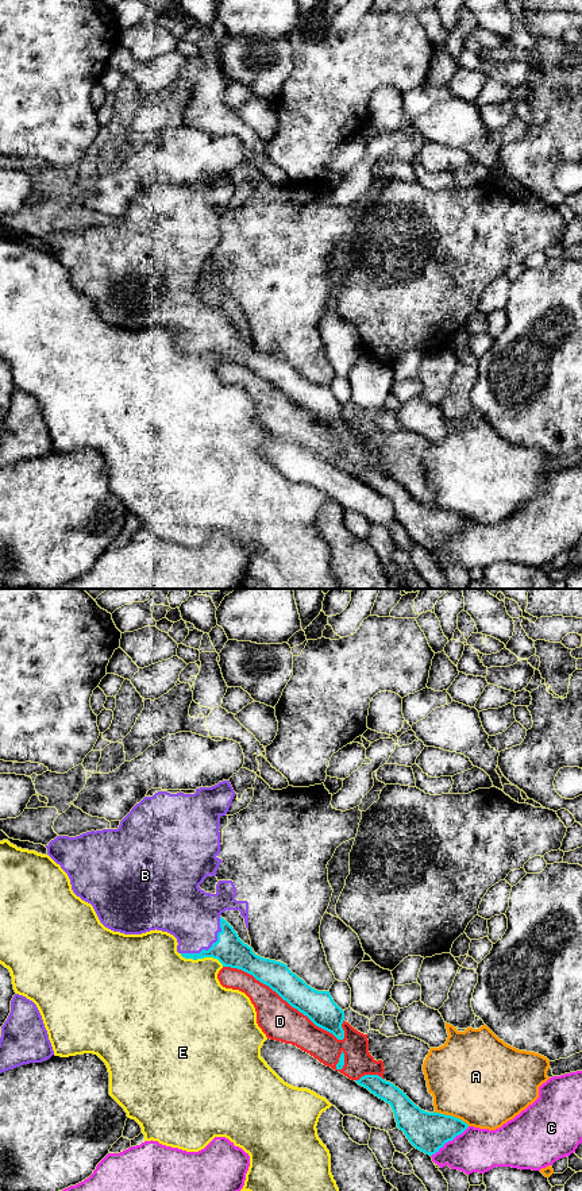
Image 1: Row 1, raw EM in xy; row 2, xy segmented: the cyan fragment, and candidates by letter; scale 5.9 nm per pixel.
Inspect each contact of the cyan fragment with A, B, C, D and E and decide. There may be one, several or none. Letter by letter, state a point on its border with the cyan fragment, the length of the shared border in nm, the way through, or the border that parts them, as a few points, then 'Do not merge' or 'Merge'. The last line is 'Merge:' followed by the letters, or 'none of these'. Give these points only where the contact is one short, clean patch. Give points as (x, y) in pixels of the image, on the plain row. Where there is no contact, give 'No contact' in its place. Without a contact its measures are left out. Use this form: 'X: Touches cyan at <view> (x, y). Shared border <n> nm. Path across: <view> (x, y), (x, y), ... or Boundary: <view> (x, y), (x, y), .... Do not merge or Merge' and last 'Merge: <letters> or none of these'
A: Touches cyan at xy (451, 511). Shared border 240 nm. Do not merge
B: Touches cyan at xy (211, 342). Shared border 320 nm. Merge
C: Touches cyan at xy (450, 535). Shared border 300 nm. Do not merge
D: Touches cyan at xy (284, 394). Shared border 850 nm. Do not merge
E: Touches cyan at xy (201, 353). Shared border 280 nm. Do not merge
Merge: B

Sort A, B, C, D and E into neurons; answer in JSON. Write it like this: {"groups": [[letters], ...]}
{"groups": [["A"], ["B"], ["C"], ["D"], ["E"]]}

